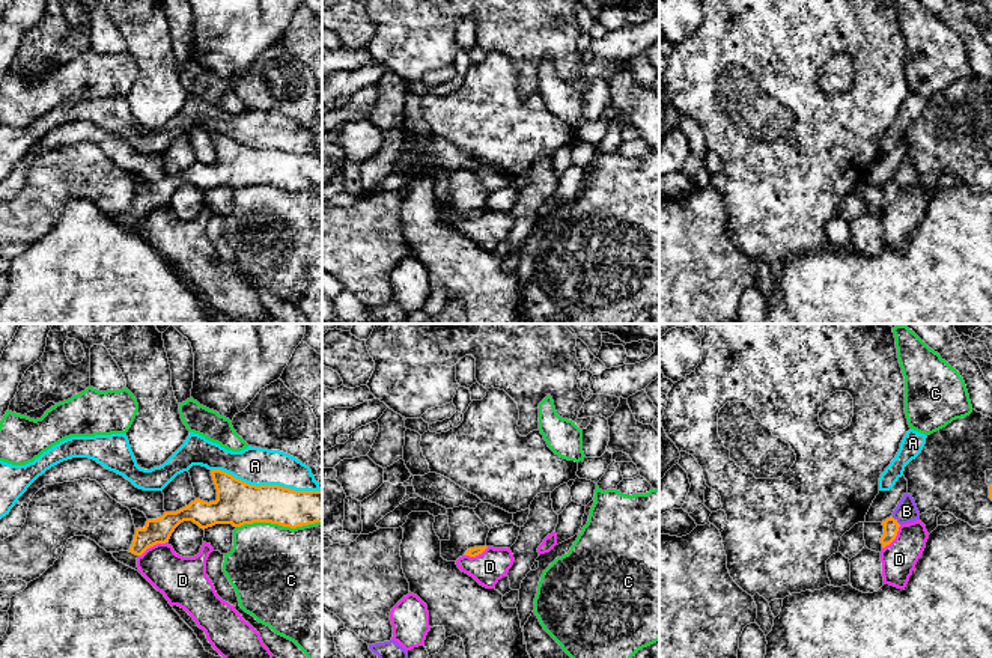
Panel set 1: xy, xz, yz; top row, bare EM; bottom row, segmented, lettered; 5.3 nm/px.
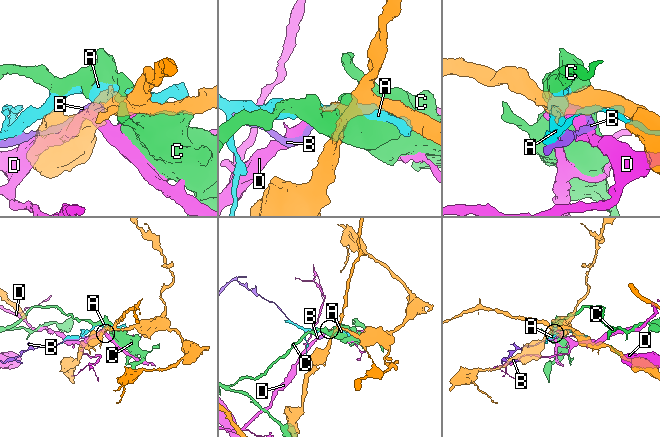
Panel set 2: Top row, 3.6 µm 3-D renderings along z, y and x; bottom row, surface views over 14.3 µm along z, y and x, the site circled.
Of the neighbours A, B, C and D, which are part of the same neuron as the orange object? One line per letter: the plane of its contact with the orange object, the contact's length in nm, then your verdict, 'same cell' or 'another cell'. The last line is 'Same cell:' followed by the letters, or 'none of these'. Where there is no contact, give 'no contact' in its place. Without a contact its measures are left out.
A: xy | 600 nm | another cell
B: yz | 70 nm | another cell
C: xy | 460 nm | another cell
D: xy | 170 nm | another cell
Same cell: none of these

